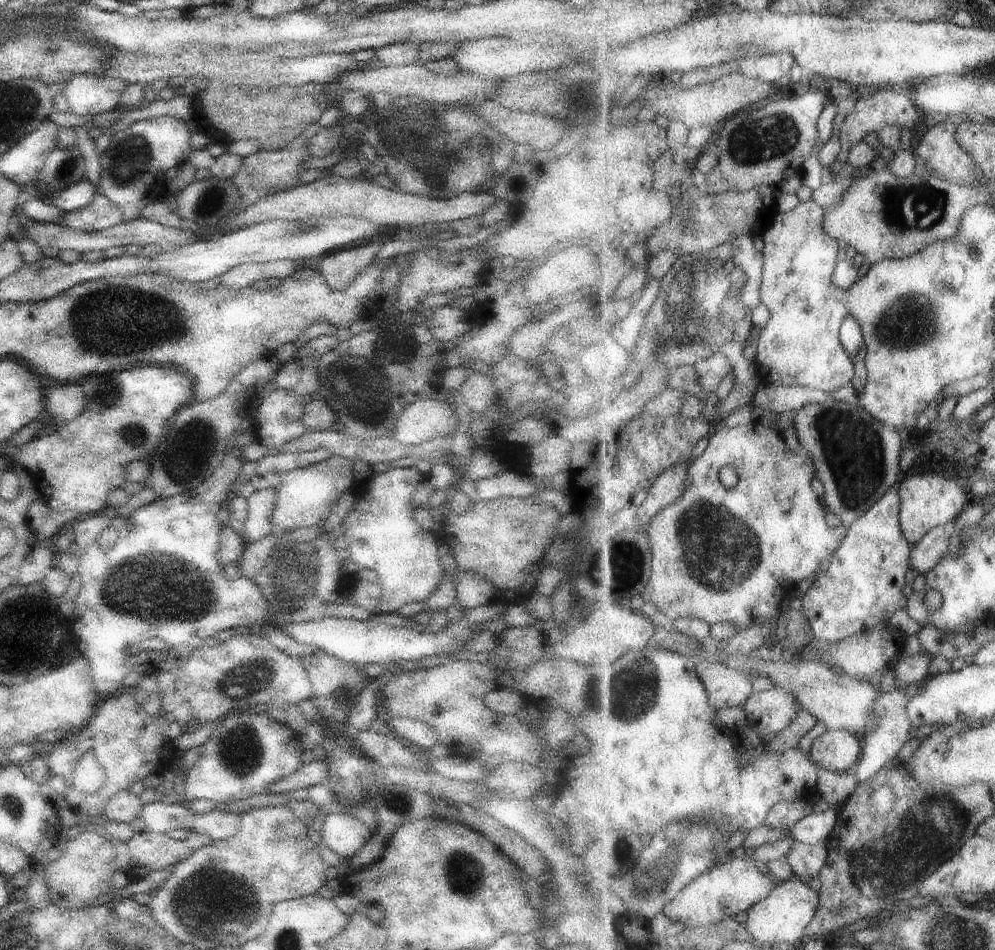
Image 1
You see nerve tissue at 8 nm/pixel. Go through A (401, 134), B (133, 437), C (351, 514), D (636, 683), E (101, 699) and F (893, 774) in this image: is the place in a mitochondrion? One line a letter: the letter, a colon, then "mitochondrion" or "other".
A: mitochondrion
B: mitochondrion
C: other
D: mitochondrion
E: other
F: other

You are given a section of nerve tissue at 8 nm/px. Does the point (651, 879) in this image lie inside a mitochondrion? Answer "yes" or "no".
yes

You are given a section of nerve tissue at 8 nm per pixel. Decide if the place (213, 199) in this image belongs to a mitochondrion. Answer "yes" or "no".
yes

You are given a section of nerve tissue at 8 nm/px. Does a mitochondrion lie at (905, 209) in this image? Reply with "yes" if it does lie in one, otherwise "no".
yes

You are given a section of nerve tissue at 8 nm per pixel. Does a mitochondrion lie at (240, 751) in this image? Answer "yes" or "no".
yes

